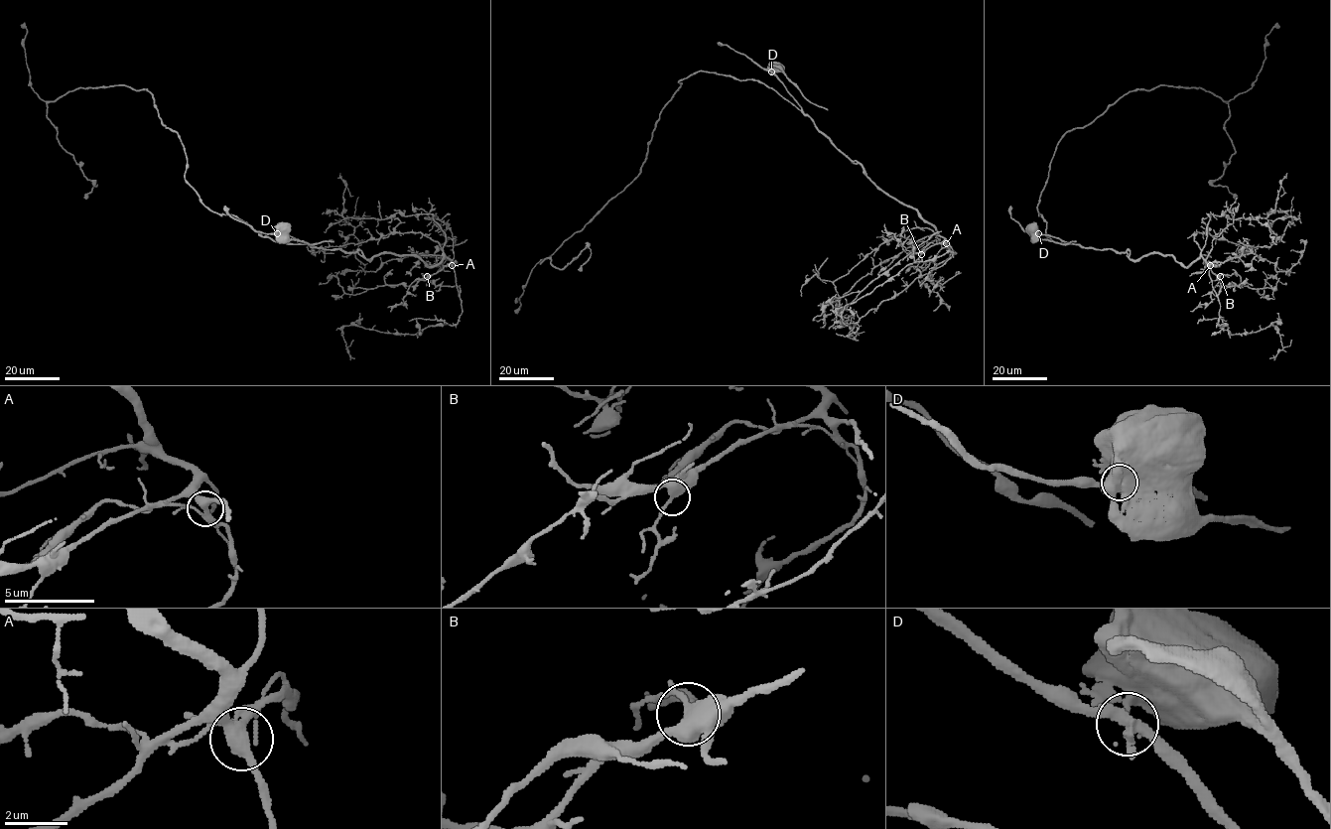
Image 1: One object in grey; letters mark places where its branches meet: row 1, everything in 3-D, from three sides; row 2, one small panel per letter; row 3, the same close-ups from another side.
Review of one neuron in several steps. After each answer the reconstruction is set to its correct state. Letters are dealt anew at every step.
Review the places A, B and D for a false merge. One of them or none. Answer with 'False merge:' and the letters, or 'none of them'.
False merge: D

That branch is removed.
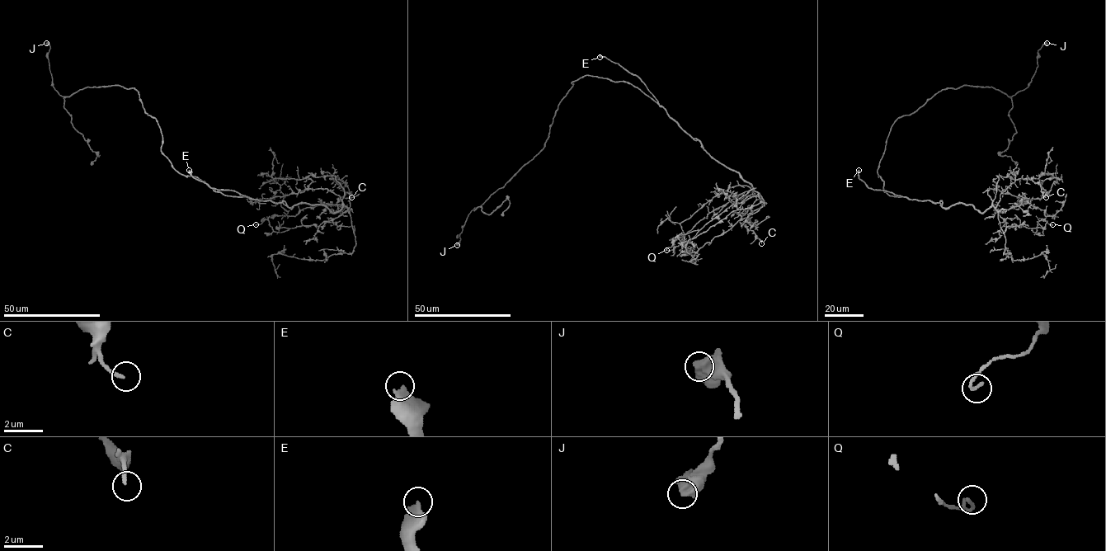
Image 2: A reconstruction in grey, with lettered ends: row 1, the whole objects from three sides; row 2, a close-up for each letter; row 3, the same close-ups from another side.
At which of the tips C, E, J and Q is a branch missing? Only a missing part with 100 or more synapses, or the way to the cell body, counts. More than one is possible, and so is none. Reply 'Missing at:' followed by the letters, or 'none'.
Missing at: E

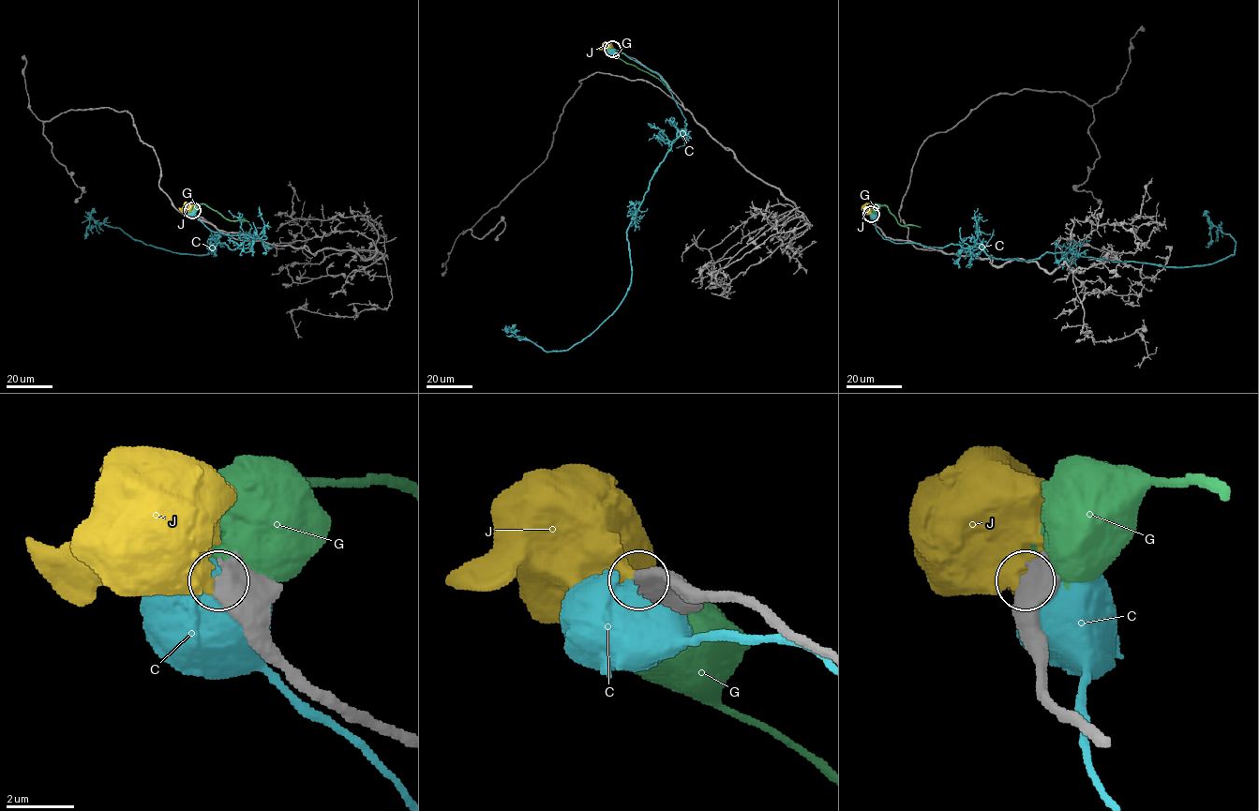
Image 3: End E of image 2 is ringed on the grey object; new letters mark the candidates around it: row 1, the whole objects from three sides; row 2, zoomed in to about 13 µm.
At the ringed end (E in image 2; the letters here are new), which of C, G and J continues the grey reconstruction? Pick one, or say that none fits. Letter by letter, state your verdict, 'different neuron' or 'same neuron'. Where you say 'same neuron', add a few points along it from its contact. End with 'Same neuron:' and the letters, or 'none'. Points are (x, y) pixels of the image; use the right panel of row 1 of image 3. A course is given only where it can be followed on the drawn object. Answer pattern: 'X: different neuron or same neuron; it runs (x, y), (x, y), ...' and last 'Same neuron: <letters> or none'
C: different neuron
G: different neuron
J: same neuron
Same neuron: J

